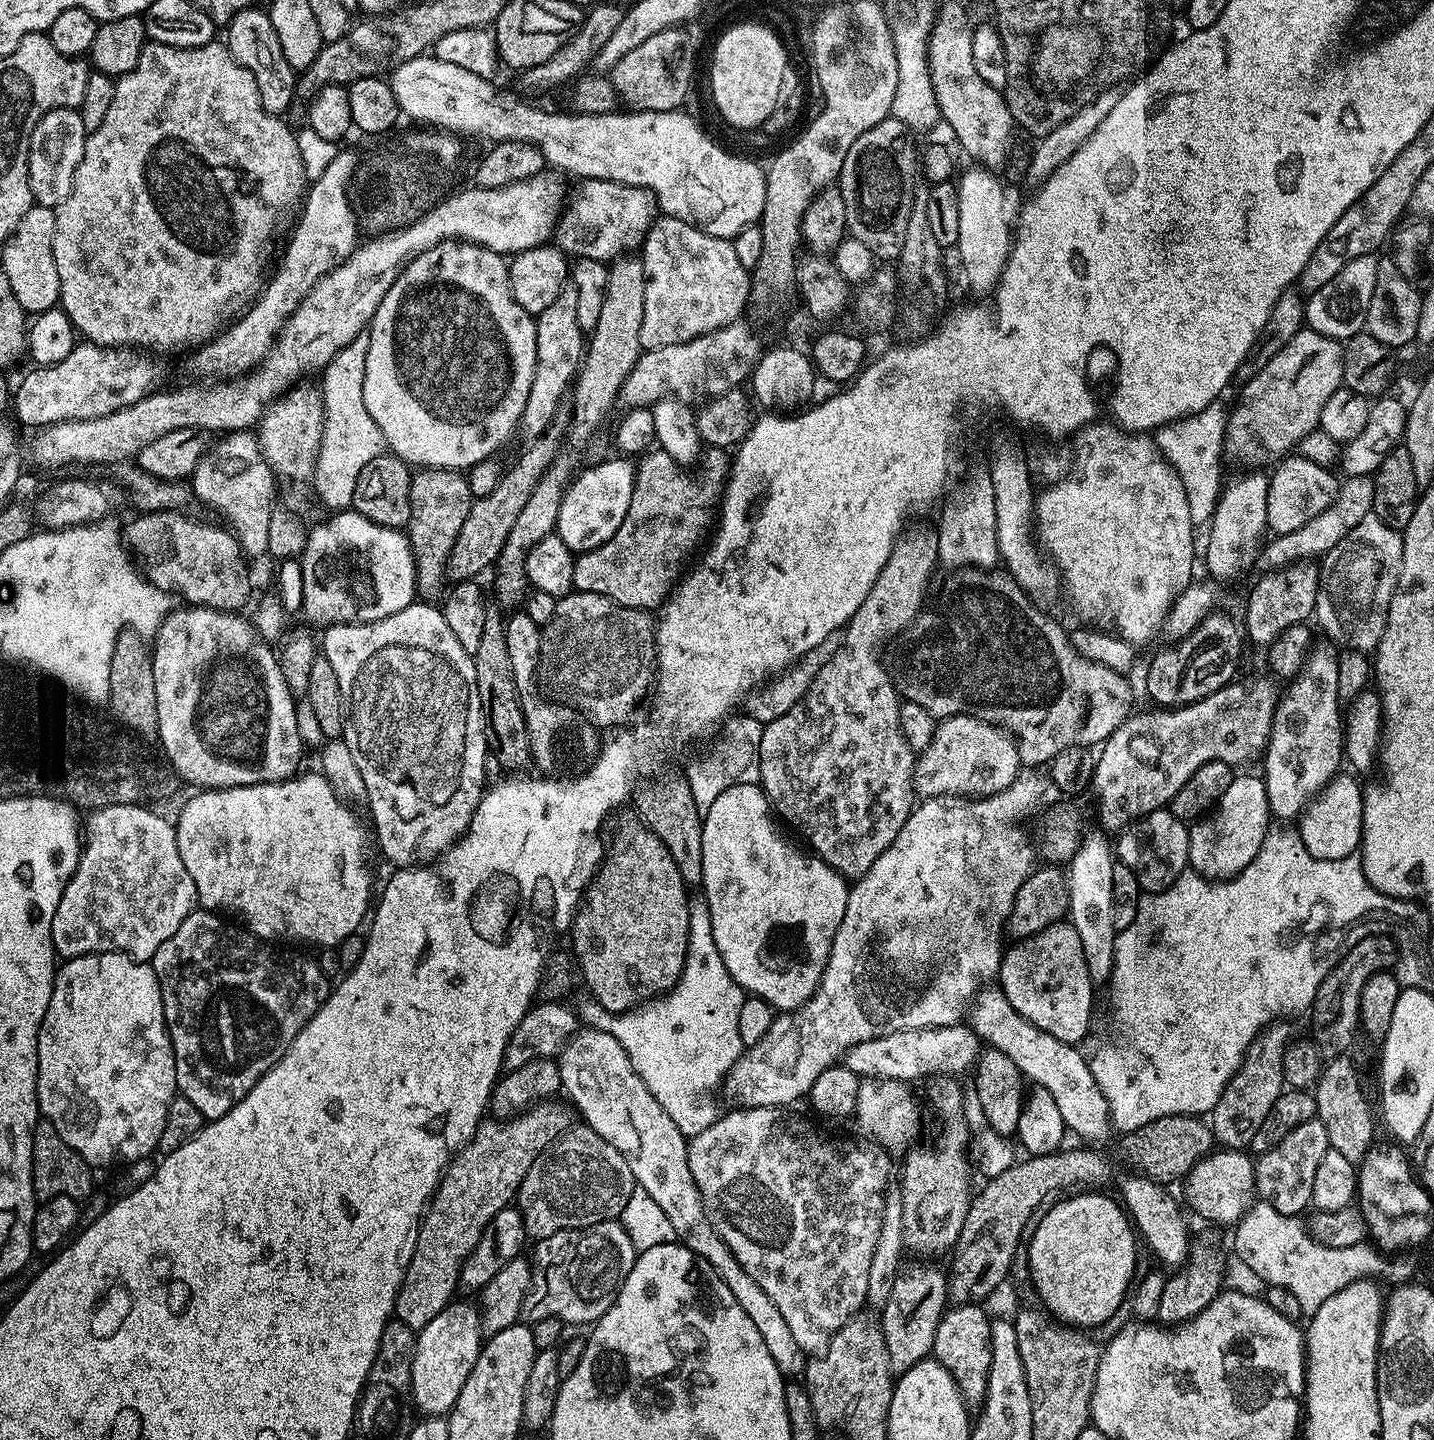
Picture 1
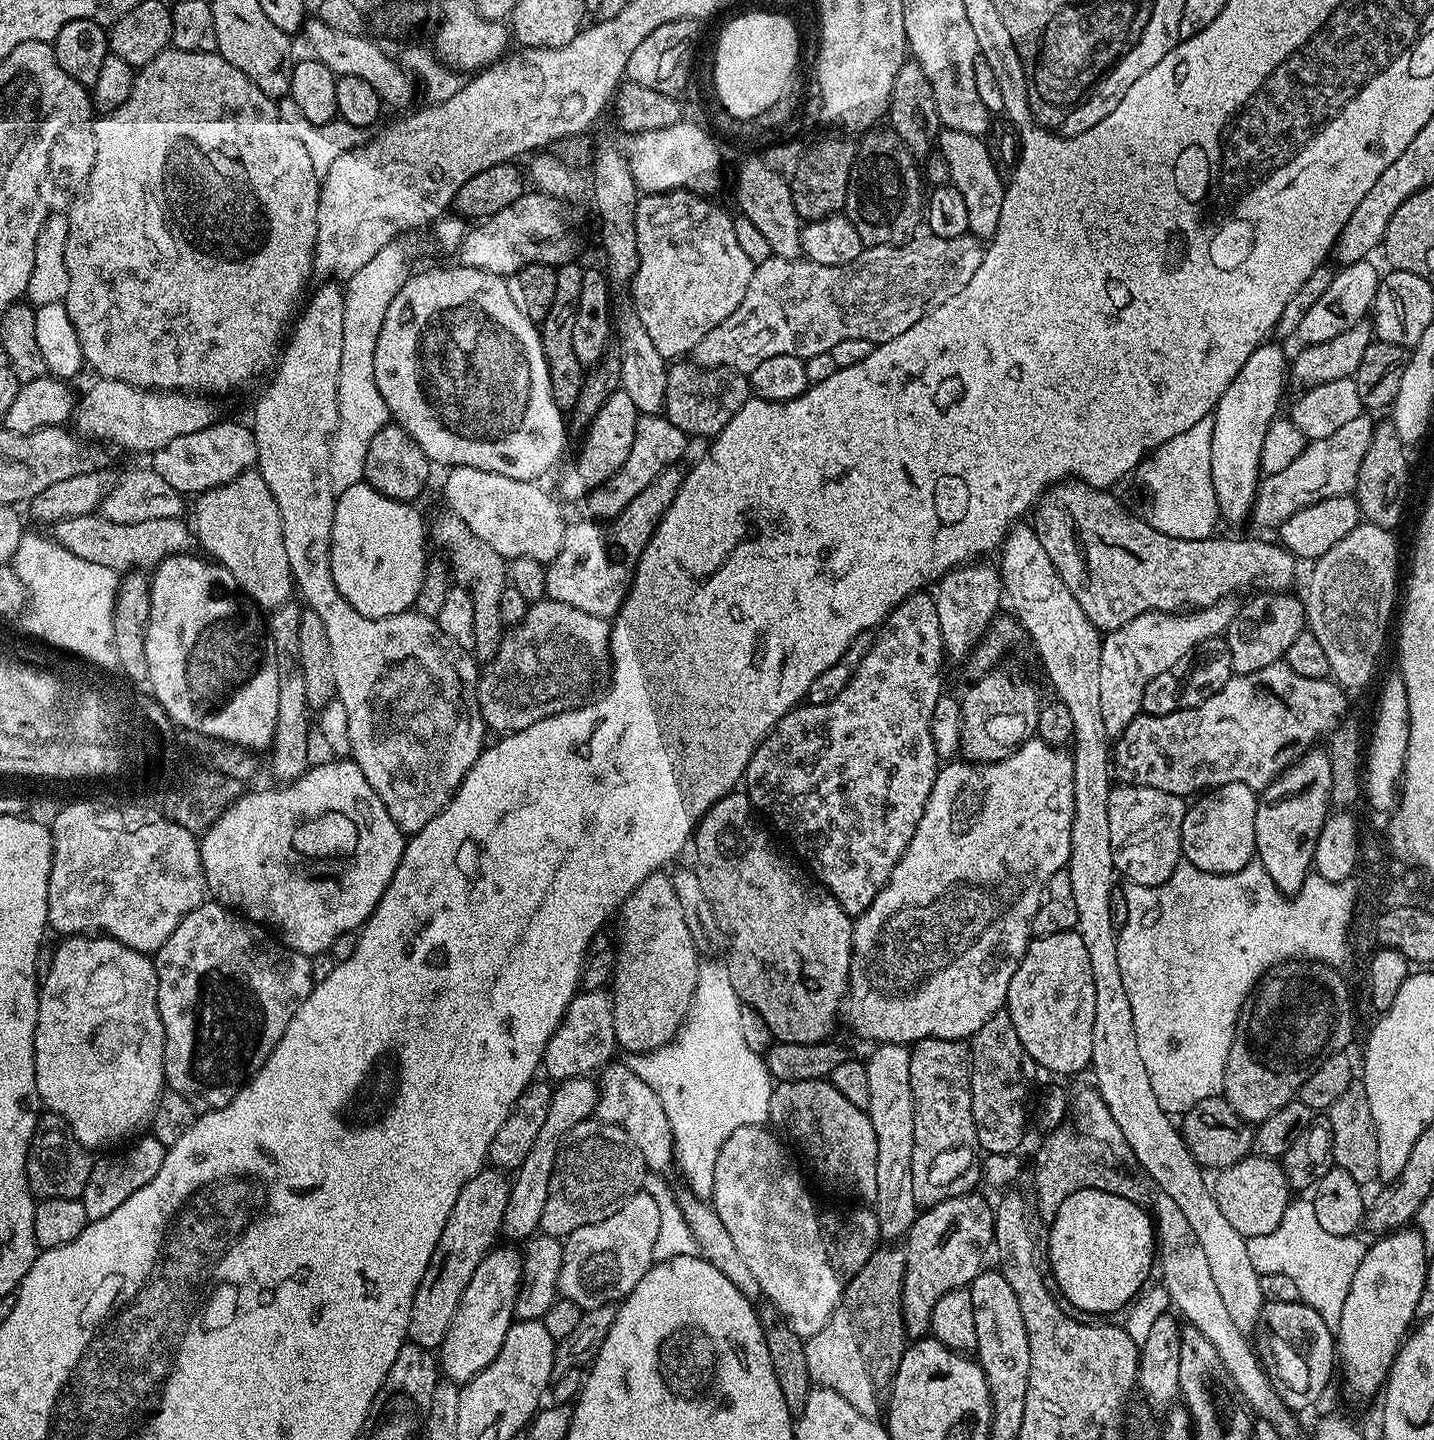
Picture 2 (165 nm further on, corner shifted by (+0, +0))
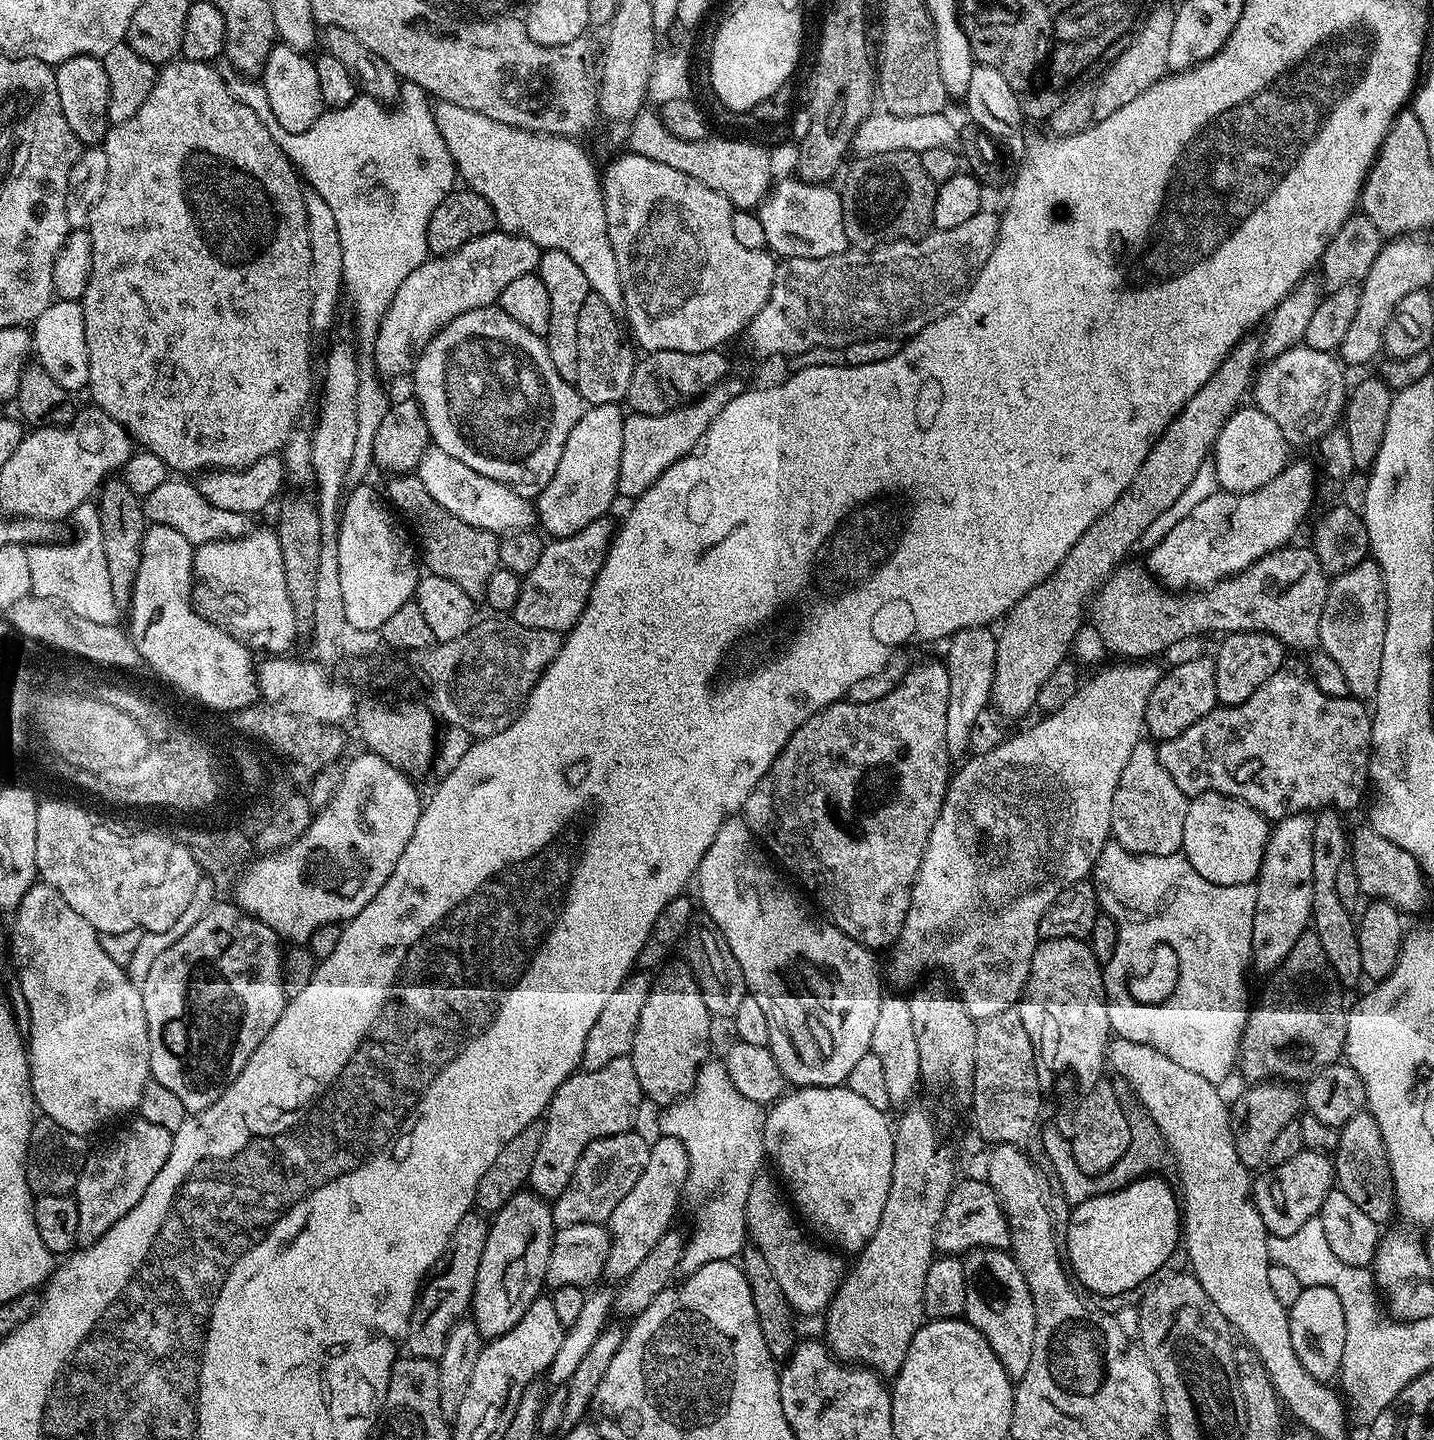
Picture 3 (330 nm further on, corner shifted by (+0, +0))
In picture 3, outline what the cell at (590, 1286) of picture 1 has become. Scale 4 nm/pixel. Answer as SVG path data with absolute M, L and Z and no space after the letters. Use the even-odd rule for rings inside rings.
M661 1135L660 1140L652 1140L648 1161L638 1177L638 1182L630 1189L630 1194L614 1206L606 1222L611 1236L610 1250L604 1263L604 1276L607 1279L623 1282L641 1264L642 1258L654 1250L654 1242L662 1238L673 1227L676 1207L680 1204L680 1191L685 1191L688 1182L688 1159L686 1148L676 1138Z

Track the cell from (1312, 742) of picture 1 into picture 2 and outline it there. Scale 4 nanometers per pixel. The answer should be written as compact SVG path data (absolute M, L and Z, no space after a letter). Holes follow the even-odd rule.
M1309 750L1294 761L1270 787L1259 793L1256 801L1256 856L1270 878L1274 878L1274 886L1285 894L1300 892L1313 871L1318 834L1330 815L1330 758L1327 751L1316 751Z

